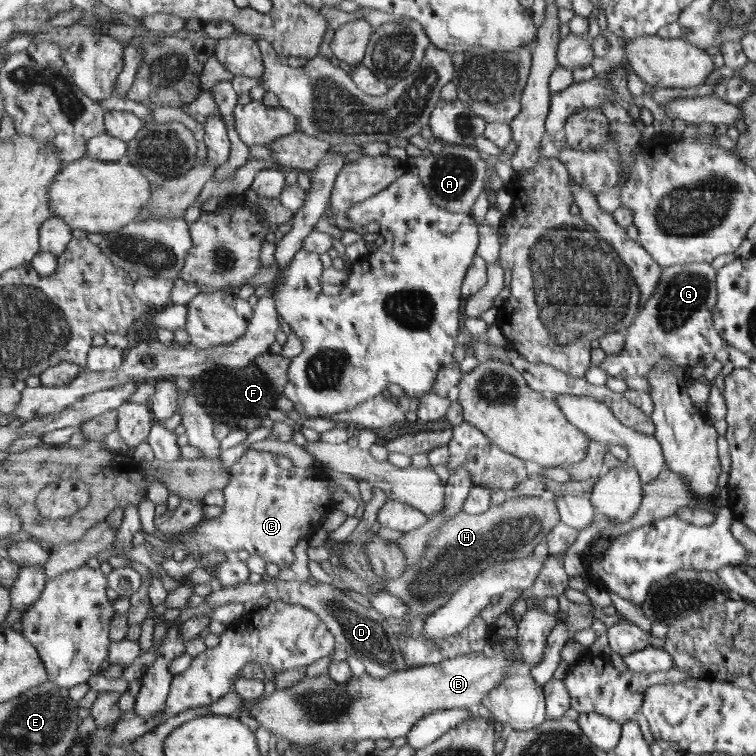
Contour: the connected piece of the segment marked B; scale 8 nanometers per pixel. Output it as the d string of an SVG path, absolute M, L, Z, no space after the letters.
M515 649L513 655L507 655L503 651L486 650L457 656L445 660L441 664L414 667L403 672L391 672L385 678L375 678L365 672L358 678L352 678L345 684L339 684L330 675L319 674L315 677L304 677L293 686L276 689L269 696L261 694L257 700L249 702L242 700L241 710L245 709L250 713L258 724L261 724L275 736L286 738L290 744L301 744L304 746L317 745L317 743L343 743L377 738L399 738L407 737L411 728L417 722L434 711L449 709L472 709L483 704L483 699L498 687L498 684L514 672L527 671L525 662L521 658L521 652Z

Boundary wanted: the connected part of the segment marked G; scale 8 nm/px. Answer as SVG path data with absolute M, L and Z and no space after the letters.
M689 263L686 265L673 265L665 267L659 285L651 299L641 308L636 316L630 331L626 336L626 346L623 352L615 356L606 356L599 364L607 376L617 378L631 378L631 376L647 377L647 374L663 360L669 358L681 367L690 368L700 365L701 356L716 354L726 348L727 342L715 328L714 310L718 301L718 270L710 263Z

